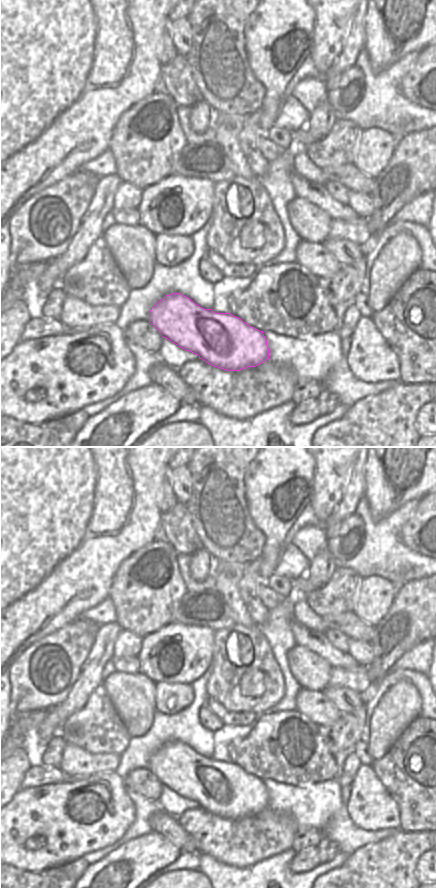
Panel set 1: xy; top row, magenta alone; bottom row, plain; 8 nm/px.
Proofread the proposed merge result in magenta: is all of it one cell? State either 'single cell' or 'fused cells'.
single cell

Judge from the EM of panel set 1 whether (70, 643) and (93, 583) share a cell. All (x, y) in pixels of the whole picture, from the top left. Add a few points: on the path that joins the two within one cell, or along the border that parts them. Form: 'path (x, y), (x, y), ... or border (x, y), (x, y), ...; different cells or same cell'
border (80, 618), (68, 622), (58, 629); different cells

